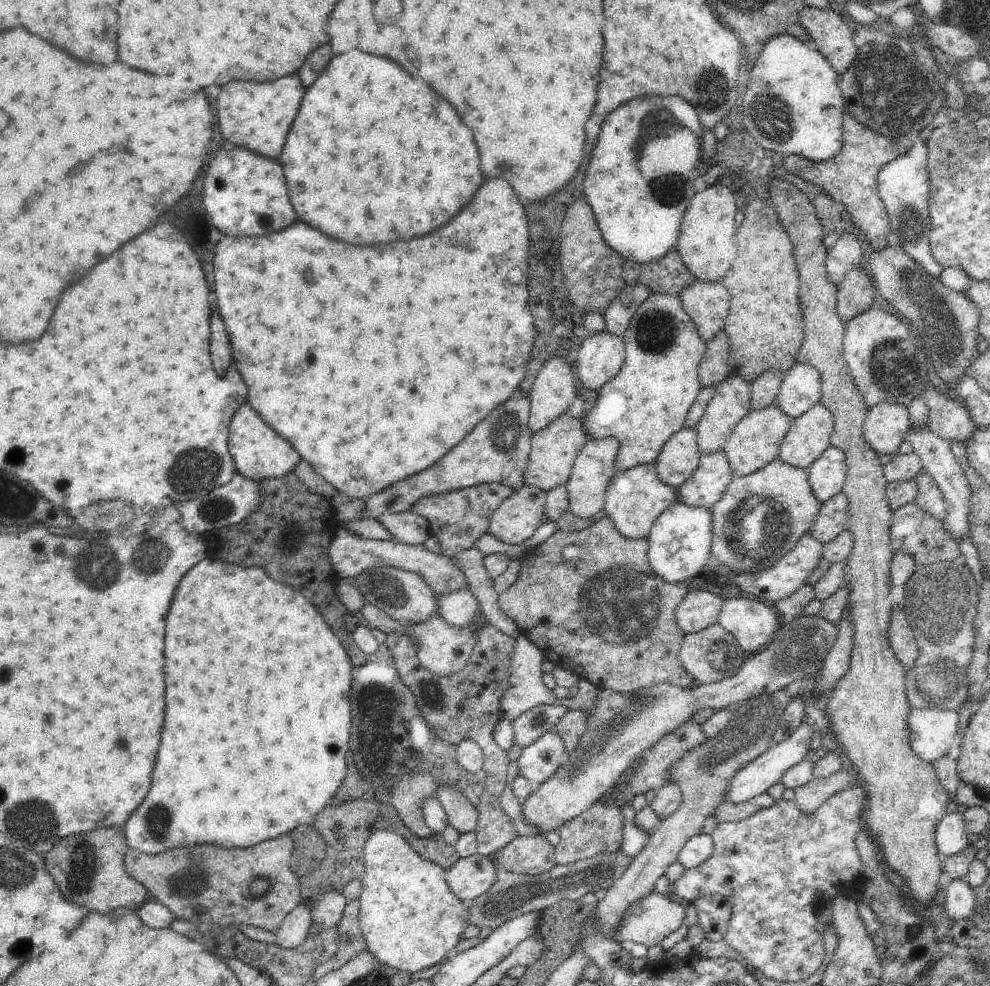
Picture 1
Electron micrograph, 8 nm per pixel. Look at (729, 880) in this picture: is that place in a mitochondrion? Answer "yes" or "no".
no

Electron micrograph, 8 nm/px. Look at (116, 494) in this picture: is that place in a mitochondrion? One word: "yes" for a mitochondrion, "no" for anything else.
no

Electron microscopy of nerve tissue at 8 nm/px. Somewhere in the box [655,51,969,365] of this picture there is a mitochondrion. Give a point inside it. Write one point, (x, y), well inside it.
(938, 317)

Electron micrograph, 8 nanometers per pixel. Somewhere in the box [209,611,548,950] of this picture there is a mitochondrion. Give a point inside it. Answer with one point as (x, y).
(383, 699)

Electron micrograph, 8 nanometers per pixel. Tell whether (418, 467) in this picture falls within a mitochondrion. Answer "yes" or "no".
no

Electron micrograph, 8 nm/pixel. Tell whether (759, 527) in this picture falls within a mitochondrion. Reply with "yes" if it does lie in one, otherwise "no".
yes

